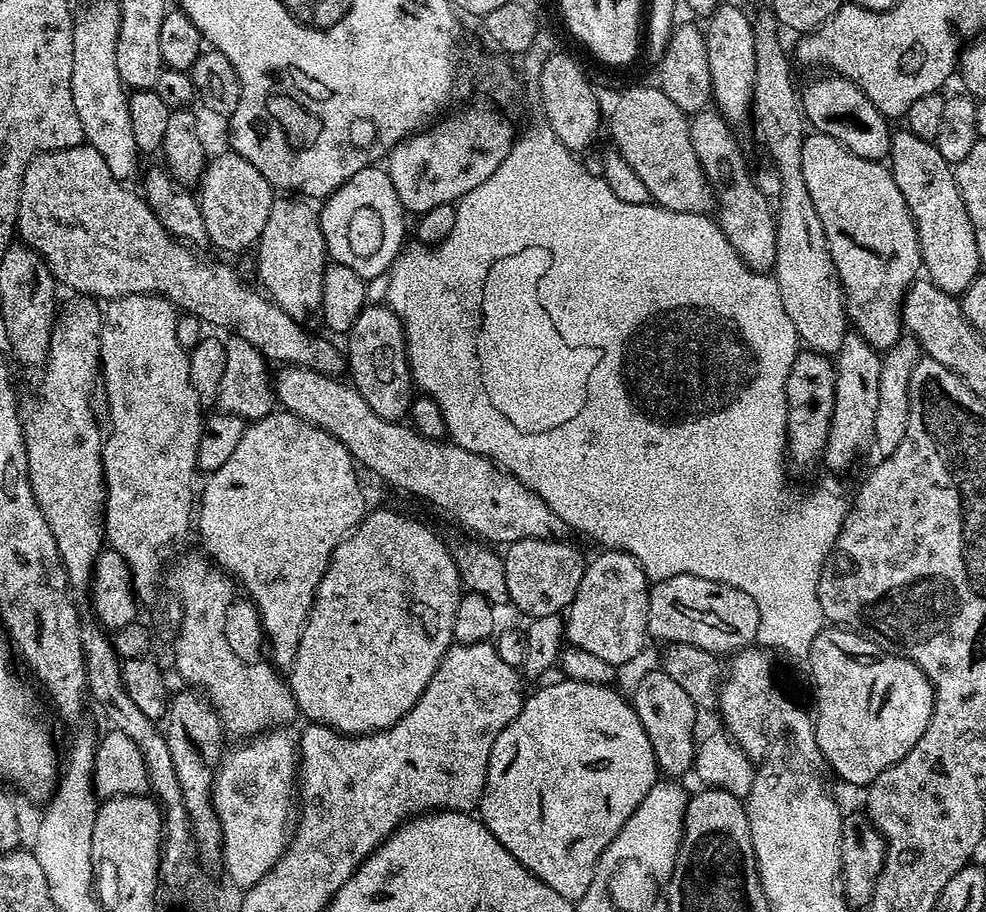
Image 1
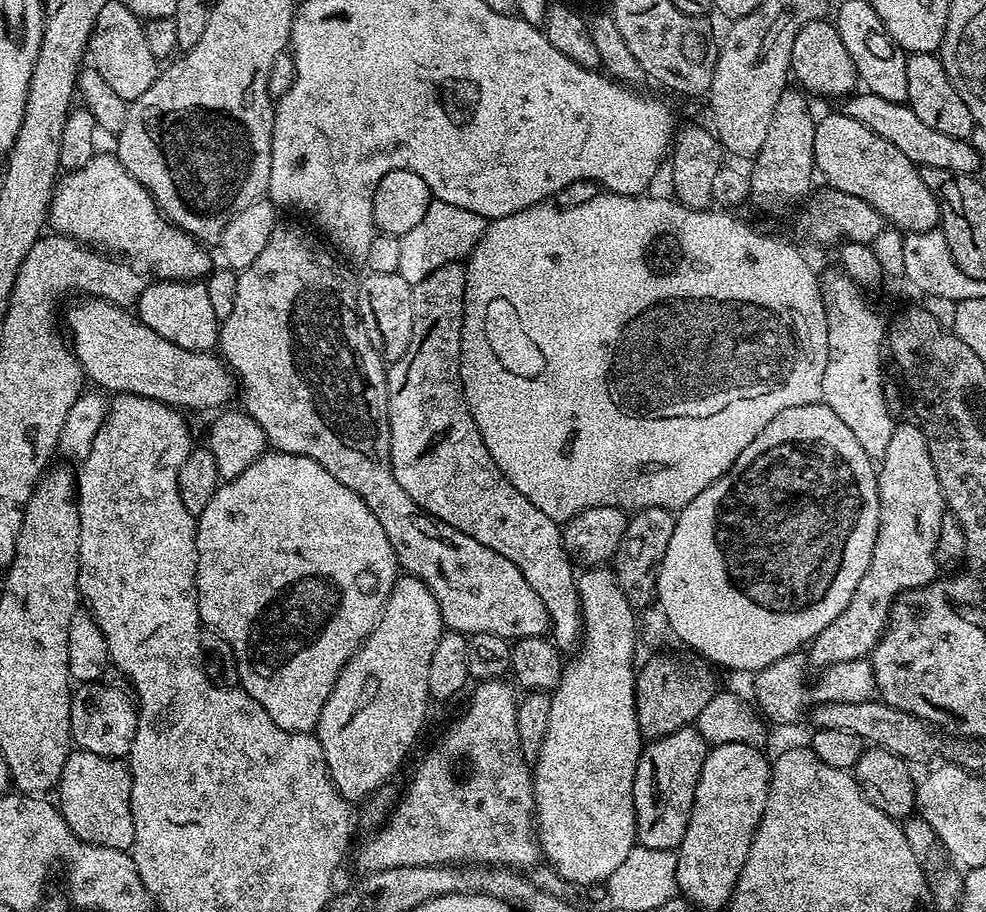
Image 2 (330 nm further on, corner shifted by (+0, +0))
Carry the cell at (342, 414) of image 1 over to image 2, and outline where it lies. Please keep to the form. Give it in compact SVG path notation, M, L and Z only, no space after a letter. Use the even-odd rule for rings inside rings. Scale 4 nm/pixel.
M84 298L81 301L68 312L68 328L72 331L70 347L91 383L93 380L101 384L96 385L101 389L109 388L112 394L145 396L177 410L220 410L232 395L237 395L237 377L215 351L195 352L174 346L162 334L154 334L135 311L120 308L108 300Z

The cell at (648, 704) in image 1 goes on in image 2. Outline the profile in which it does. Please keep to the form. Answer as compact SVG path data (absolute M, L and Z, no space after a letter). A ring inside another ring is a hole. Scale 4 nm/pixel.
M694 726L679 728L665 736L657 736L643 745L633 780L636 839L639 847L654 850L675 850L680 847L680 840L686 832L694 802L694 790L698 786L698 774L702 774L702 762L706 762L709 747L708 741L702 738L702 734Z

